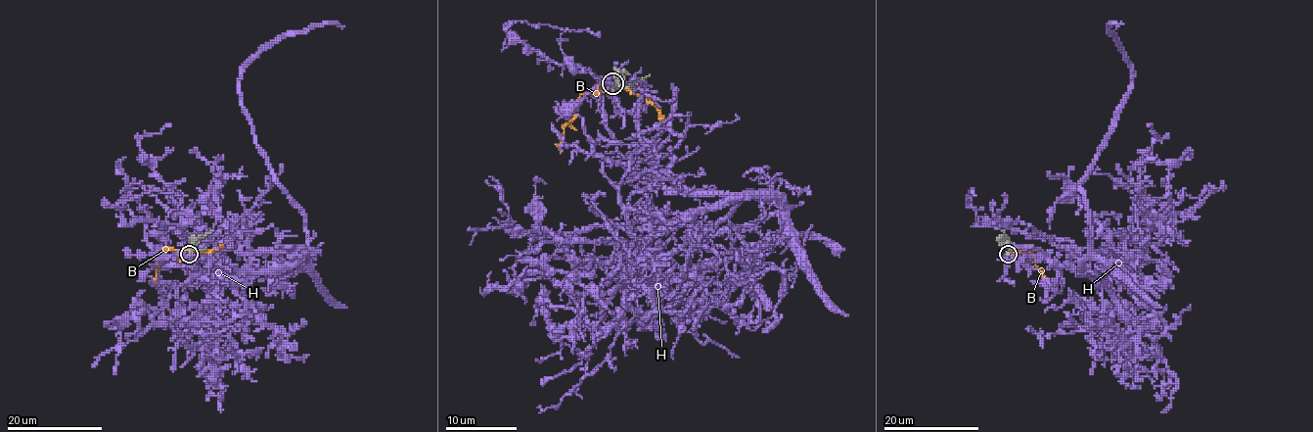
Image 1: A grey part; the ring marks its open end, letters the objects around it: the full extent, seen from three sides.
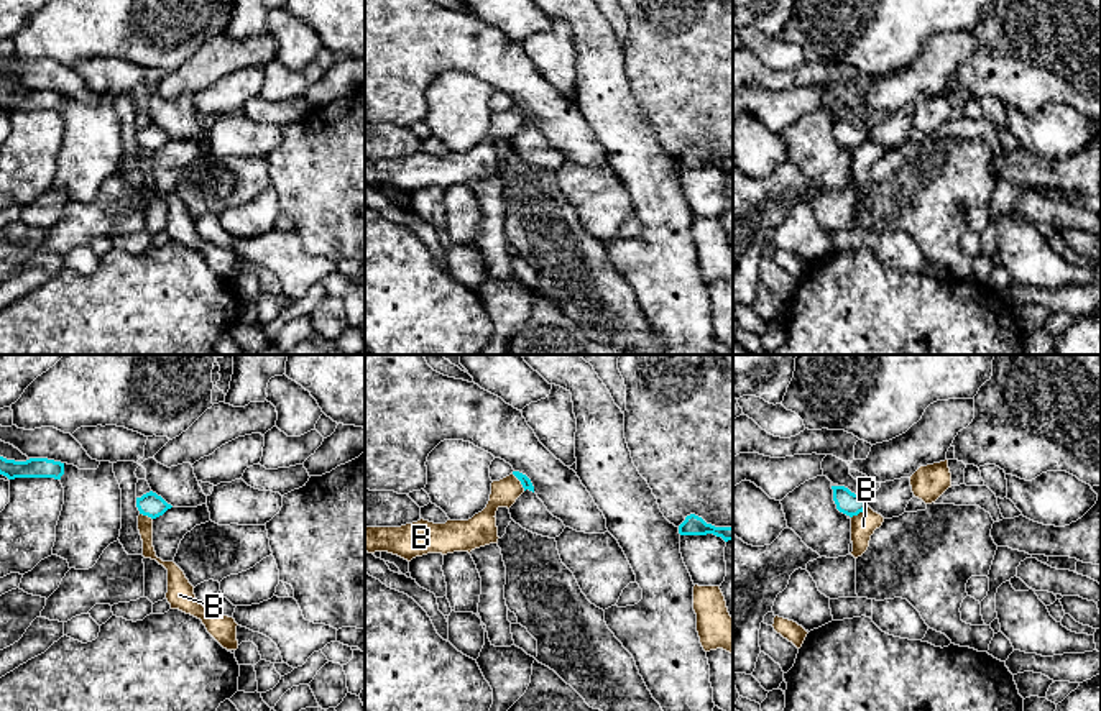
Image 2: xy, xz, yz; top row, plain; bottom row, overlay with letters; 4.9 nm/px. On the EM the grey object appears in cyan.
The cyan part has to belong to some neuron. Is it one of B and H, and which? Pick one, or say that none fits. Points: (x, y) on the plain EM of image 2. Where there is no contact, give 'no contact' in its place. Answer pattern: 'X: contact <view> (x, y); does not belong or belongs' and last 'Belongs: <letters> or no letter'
B: contact xz (520, 112); does not belong
H: no contact; belongs
Belongs: H

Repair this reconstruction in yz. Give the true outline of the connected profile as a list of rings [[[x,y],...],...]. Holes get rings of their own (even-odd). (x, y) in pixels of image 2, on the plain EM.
[[[832,118],[836,141],[850,149],[858,148],[868,140],[868,133],[845,118]]]

